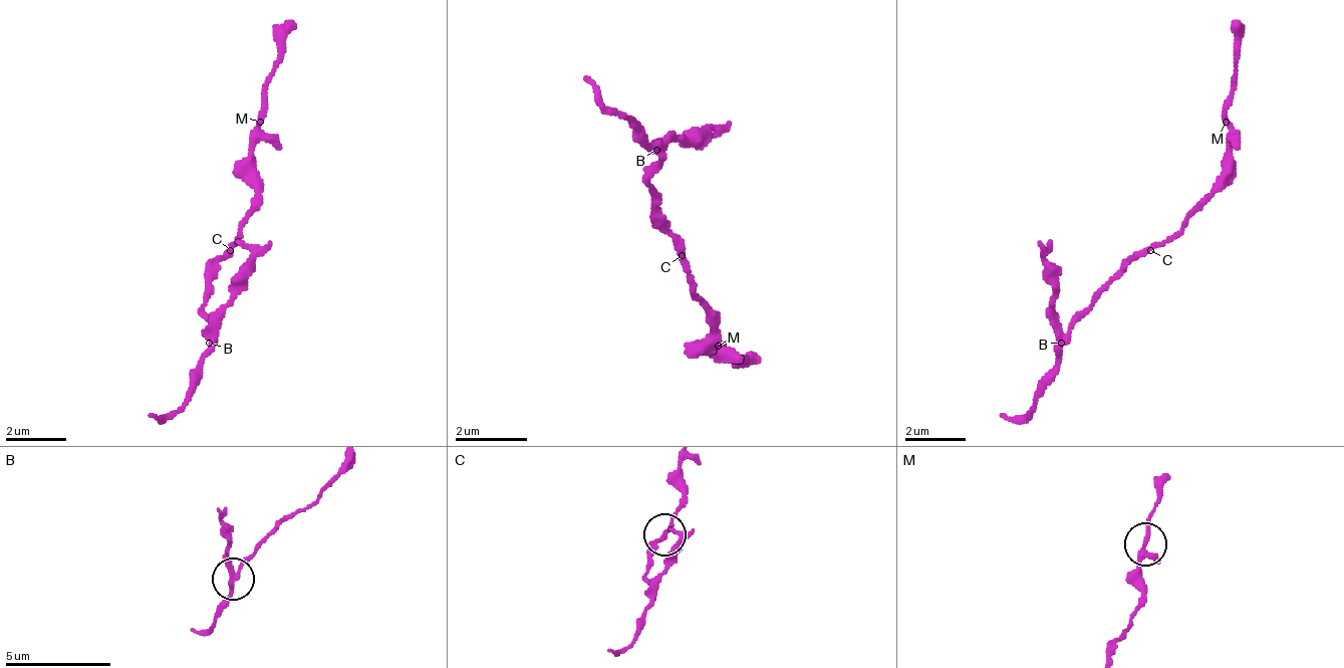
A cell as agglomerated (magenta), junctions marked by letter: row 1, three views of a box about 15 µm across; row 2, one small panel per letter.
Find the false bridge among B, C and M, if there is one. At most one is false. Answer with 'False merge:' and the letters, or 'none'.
False merge: B

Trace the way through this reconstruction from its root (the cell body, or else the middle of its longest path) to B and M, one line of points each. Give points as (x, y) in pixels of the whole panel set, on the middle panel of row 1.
B: (682, 255), (682, 237), (663, 219), (663, 192), (654, 183), (654, 147)
M: (682, 255), (682, 273), (691, 282), (691, 291), (709, 309), (709, 346), (718, 346)

